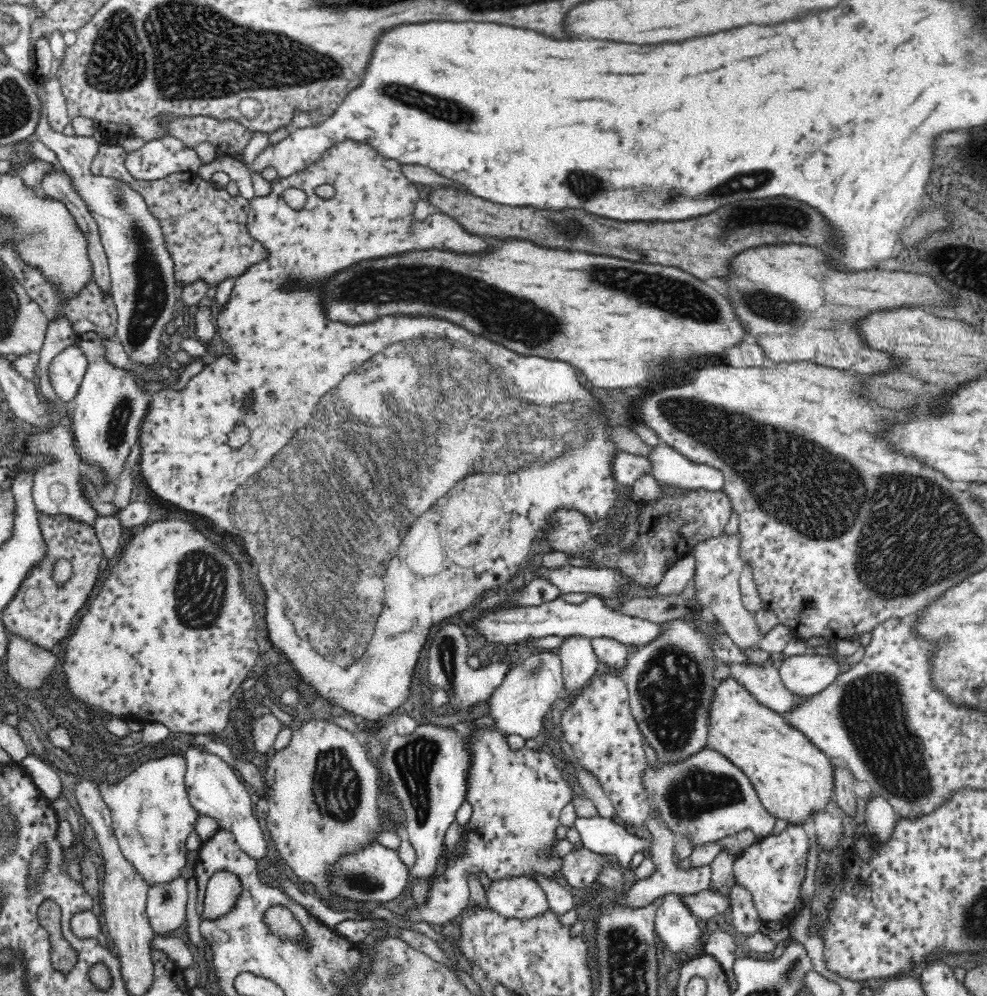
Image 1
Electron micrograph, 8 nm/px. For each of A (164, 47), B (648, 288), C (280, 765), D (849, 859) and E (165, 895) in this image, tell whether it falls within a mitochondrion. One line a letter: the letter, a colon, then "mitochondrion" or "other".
A: mitochondrion
B: mitochondrion
C: other
D: other
E: mitochondrion

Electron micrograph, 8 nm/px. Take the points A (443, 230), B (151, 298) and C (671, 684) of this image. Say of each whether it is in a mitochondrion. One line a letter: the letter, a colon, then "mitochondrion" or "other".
A: other
B: mitochondrion
C: mitochondrion

